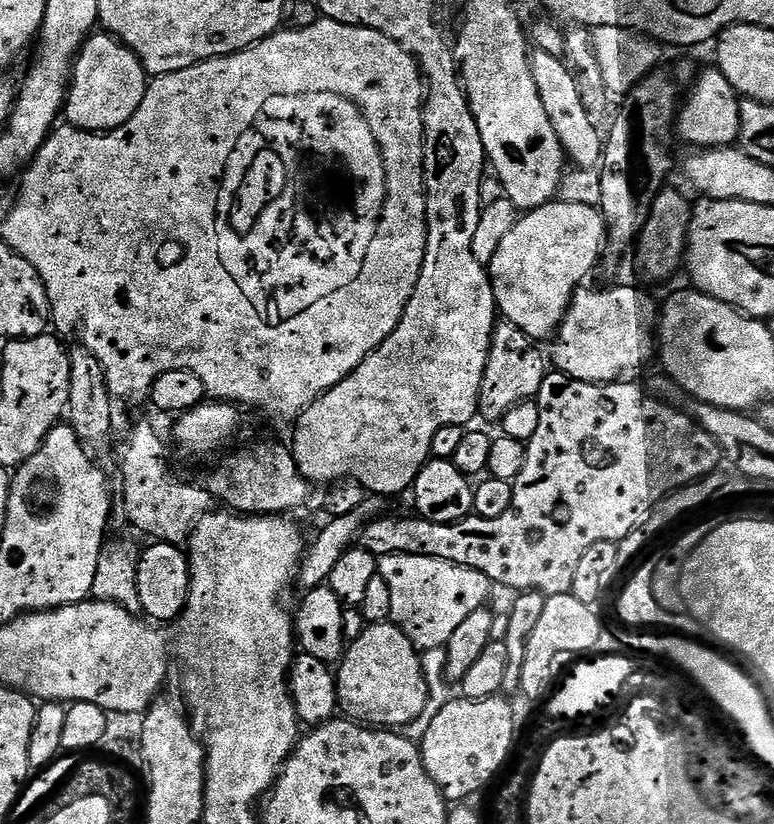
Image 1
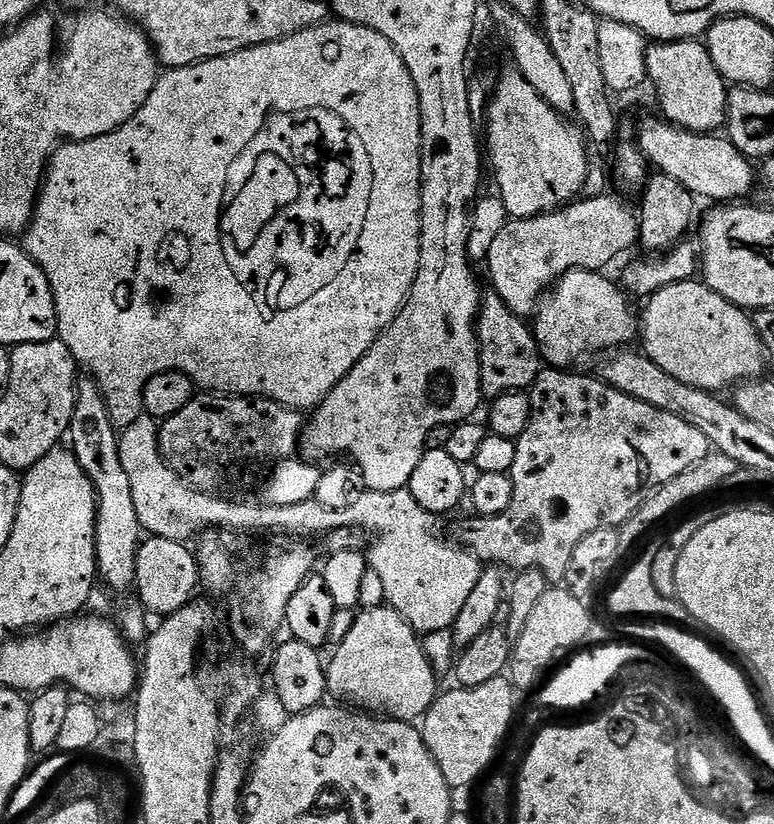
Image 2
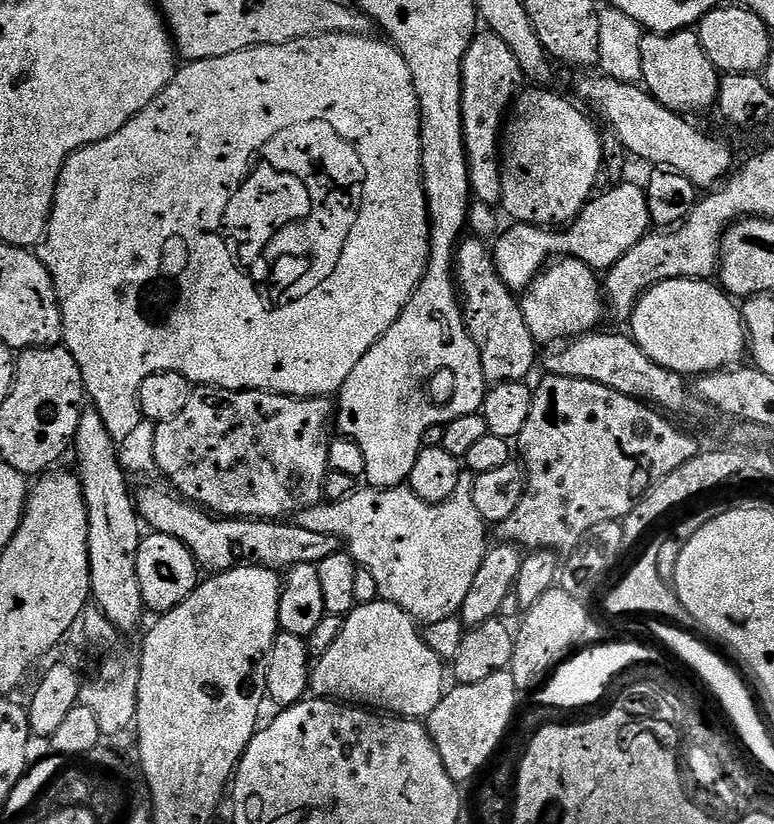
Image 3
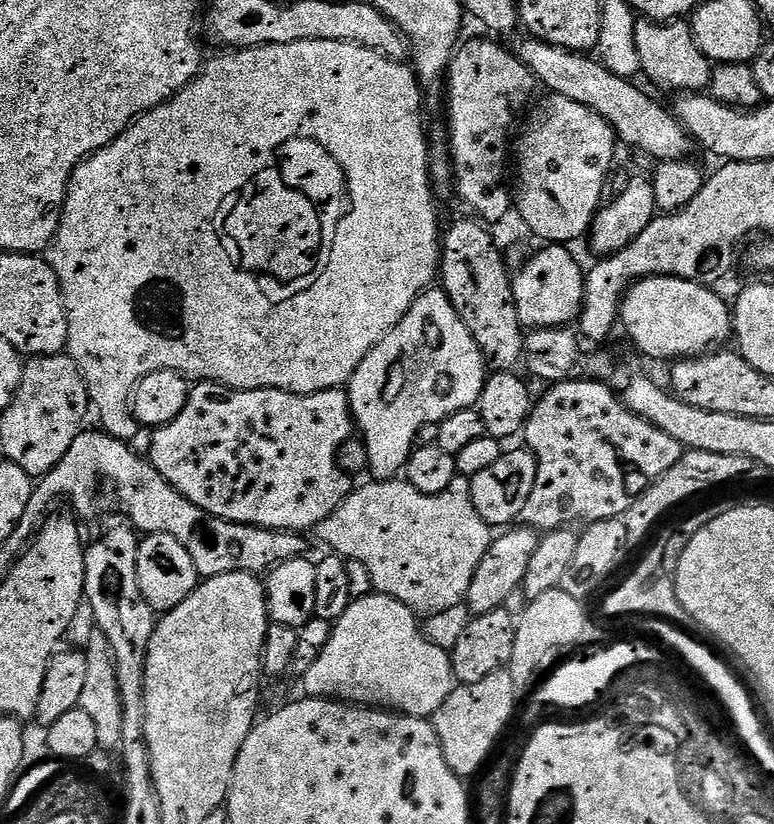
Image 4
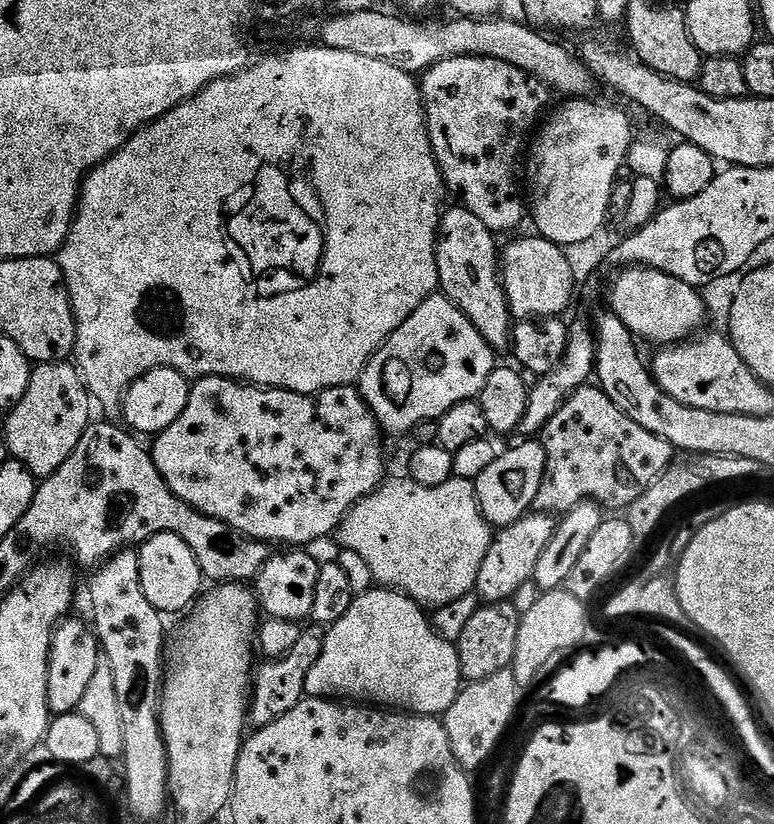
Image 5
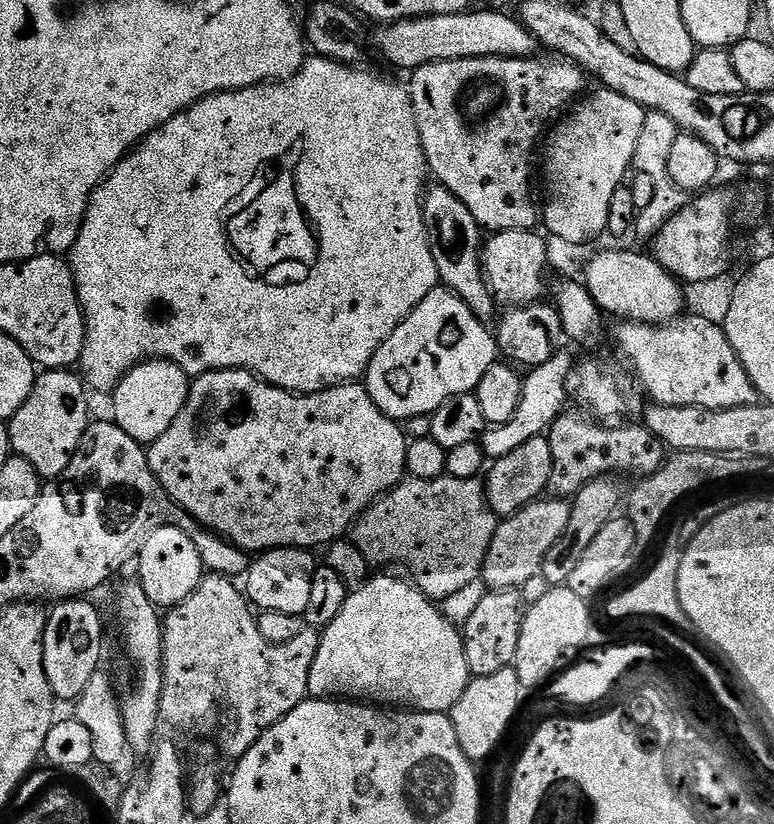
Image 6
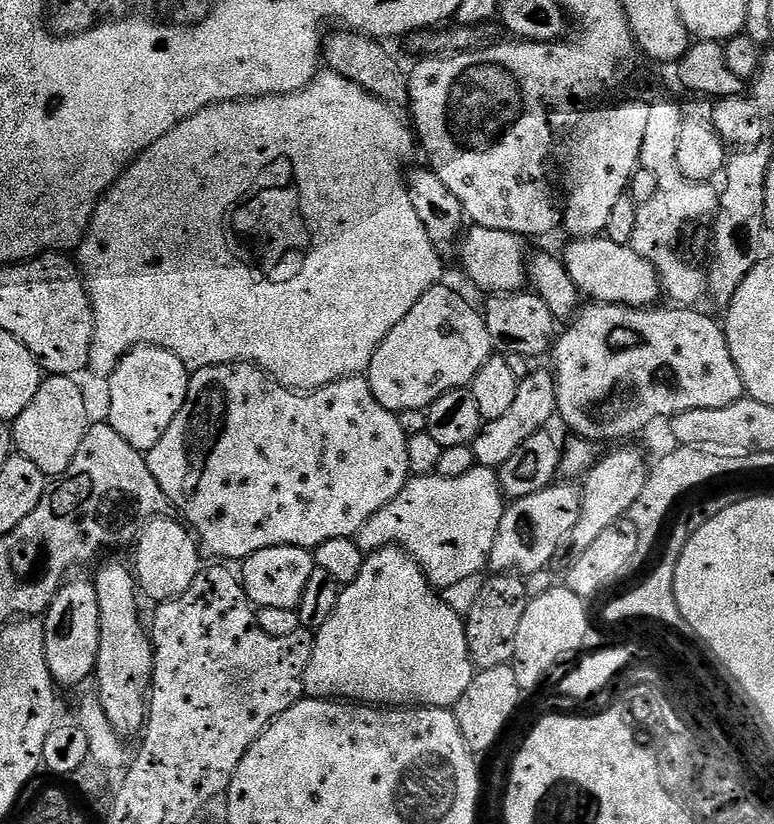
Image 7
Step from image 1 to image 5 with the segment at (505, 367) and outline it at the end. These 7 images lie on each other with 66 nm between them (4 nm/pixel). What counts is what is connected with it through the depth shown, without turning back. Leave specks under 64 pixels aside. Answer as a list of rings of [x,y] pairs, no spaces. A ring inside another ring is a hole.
[[[451,206],[443,209],[440,217],[440,225],[436,228],[436,261],[438,262],[438,278],[440,279],[439,291],[482,334],[482,338],[490,345],[493,352],[497,354],[507,353],[512,347],[512,329],[514,327],[514,317],[508,299],[504,293],[504,282],[502,279],[502,252],[496,248],[497,237],[475,214],[470,214],[462,206]]]

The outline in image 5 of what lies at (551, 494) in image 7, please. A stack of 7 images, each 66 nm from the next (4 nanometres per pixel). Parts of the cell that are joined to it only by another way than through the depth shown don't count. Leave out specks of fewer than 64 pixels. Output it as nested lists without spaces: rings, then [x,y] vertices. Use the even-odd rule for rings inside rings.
[[[531,511],[518,522],[499,529],[490,542],[490,550],[486,550],[486,558],[482,558],[482,570],[478,570],[478,582],[474,592],[484,604],[502,604],[511,601],[514,590],[522,586],[522,582],[532,579],[534,566],[538,566],[538,558],[542,558],[542,550],[550,546],[550,538],[554,538],[557,521],[547,512]]]

